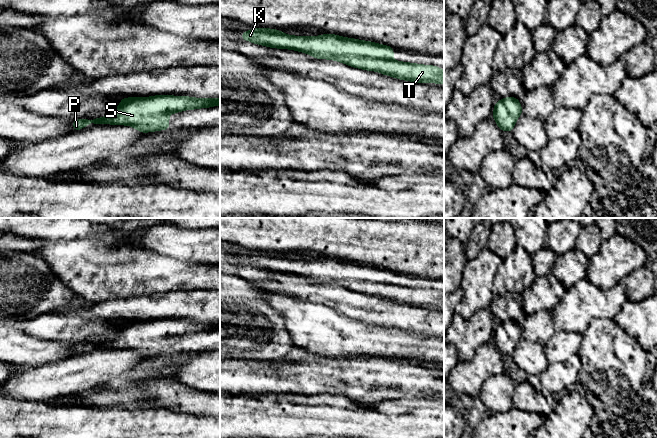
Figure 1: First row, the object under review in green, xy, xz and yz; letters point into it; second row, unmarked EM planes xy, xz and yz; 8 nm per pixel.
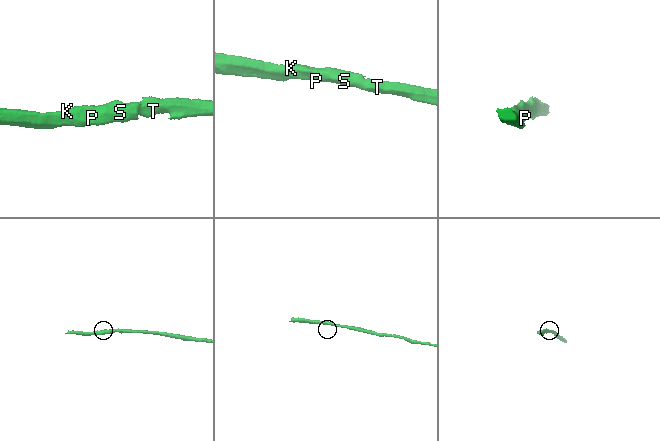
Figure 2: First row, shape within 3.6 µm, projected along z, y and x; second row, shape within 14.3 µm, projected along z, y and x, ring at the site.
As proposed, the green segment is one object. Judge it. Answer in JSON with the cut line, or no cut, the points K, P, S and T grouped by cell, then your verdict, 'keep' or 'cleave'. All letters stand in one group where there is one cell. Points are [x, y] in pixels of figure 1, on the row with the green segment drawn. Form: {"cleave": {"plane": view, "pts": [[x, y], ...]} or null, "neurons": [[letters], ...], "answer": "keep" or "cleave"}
{"cleave": null, "neurons": [["K", "P", "S", "T"]], "answer": "keep"}

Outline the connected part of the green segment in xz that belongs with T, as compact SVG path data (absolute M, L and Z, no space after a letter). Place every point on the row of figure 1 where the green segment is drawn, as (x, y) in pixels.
M255 28L240 37L251 43L279 49L292 49L317 59L342 62L363 70L377 71L401 80L417 83L444 83L444 70L433 65L393 60L394 48L378 43L346 38L334 34L291 36L280 30Z

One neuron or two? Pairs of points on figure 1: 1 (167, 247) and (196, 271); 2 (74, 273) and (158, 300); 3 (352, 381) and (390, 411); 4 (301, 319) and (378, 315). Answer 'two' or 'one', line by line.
1: two
2: two
3: two
4: two

